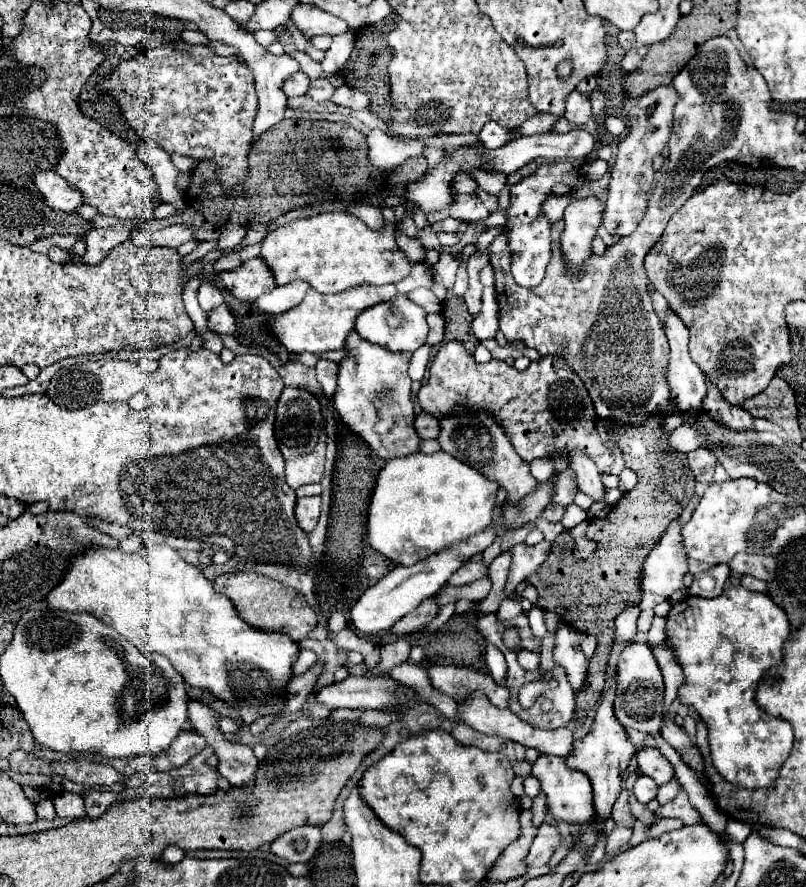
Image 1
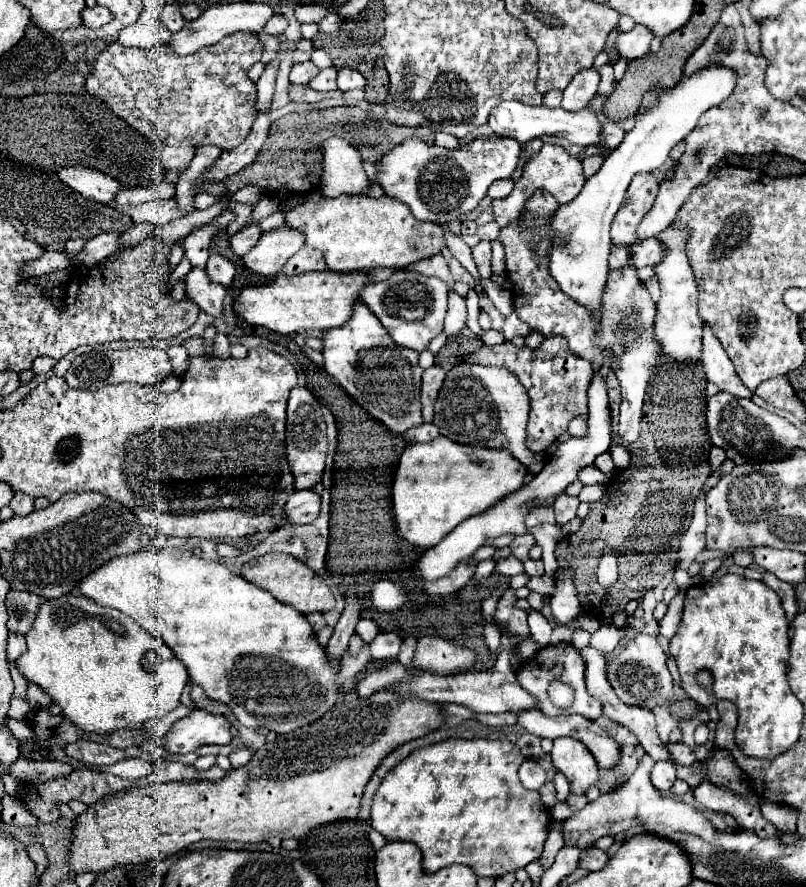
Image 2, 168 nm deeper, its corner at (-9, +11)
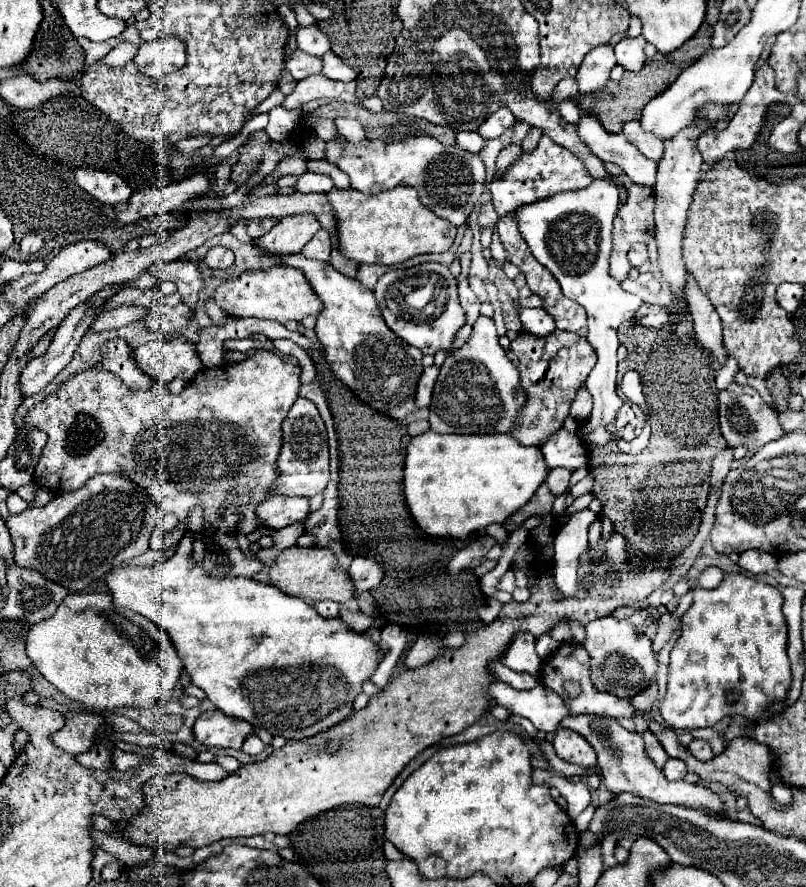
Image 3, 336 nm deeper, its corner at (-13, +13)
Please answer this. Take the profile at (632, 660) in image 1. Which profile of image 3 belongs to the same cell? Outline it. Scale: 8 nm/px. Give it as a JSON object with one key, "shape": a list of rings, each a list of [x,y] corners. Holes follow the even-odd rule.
{"shape":[[[603,616],[587,624],[585,650],[591,656],[593,684],[605,692],[613,692],[619,698],[633,698],[635,694],[649,688],[657,678],[659,660],[657,652],[651,646],[651,640],[645,634],[635,632],[627,620],[613,620],[613,616]]]}

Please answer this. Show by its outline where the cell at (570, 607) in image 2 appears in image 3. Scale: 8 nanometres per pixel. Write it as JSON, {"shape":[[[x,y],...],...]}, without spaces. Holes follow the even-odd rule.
{"shape":[[[581,510],[573,514],[555,536],[553,554],[553,578],[565,596],[575,596],[579,584],[579,560],[587,548],[587,528],[597,518],[591,510]]]}

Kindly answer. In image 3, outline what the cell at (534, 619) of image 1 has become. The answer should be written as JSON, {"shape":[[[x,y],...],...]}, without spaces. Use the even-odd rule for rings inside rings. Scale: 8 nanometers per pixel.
{"shape":[[[541,634],[541,638],[537,640],[537,654],[539,654],[541,658],[547,658],[547,656],[551,656],[551,654],[555,652],[557,646],[559,646],[559,644],[557,644],[549,634]]]}

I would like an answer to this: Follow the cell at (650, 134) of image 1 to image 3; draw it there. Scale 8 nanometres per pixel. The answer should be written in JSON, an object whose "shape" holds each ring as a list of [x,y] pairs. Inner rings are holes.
{"shape":[[[633,184],[627,190],[627,200],[619,206],[613,222],[613,252],[611,252],[611,276],[615,280],[625,280],[631,268],[627,252],[635,242],[651,242],[653,224],[653,204],[655,196],[649,186]]]}

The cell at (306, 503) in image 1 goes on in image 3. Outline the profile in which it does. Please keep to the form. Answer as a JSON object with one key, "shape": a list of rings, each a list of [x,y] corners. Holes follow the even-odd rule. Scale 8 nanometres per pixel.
{"shape":[[[273,496],[257,508],[257,516],[265,528],[283,528],[301,522],[309,512],[309,498],[305,496]]]}

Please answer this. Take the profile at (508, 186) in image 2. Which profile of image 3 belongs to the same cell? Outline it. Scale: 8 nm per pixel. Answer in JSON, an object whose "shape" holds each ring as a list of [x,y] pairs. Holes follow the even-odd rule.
{"shape":[[[511,144],[511,146],[507,146],[507,148],[503,148],[501,150],[501,154],[499,154],[496,162],[496,174],[502,174],[517,160],[517,156],[521,156],[521,146],[517,146],[517,144]]]}

